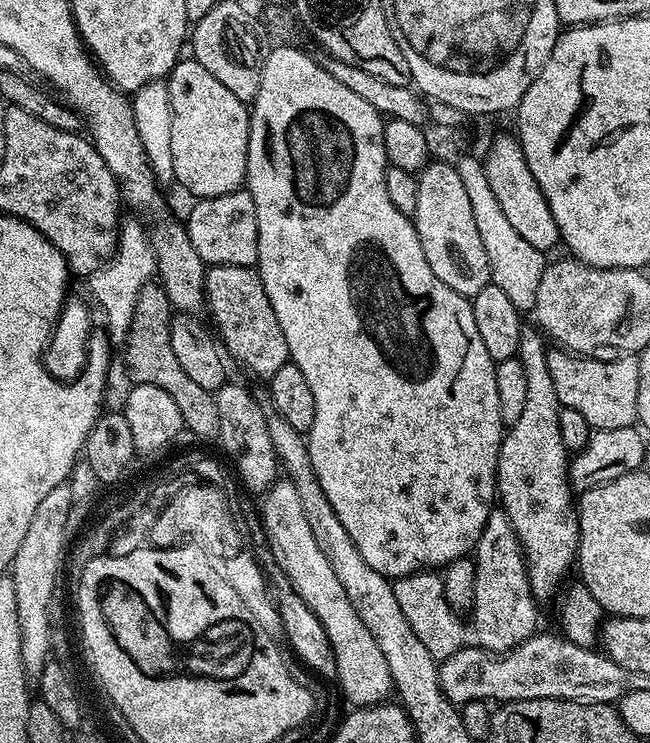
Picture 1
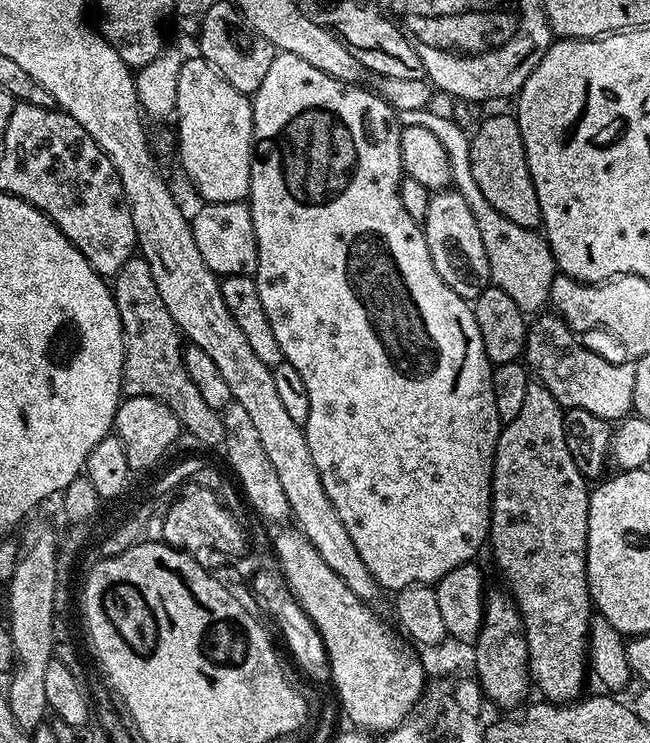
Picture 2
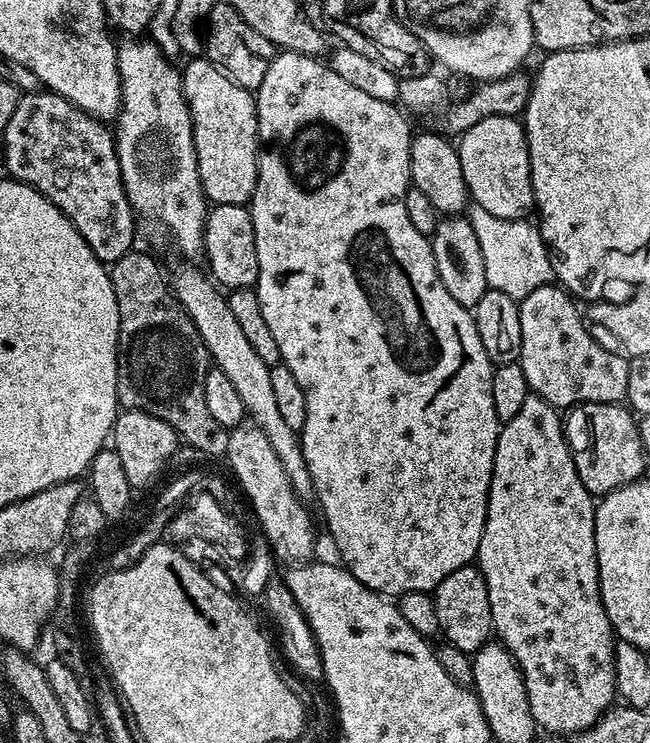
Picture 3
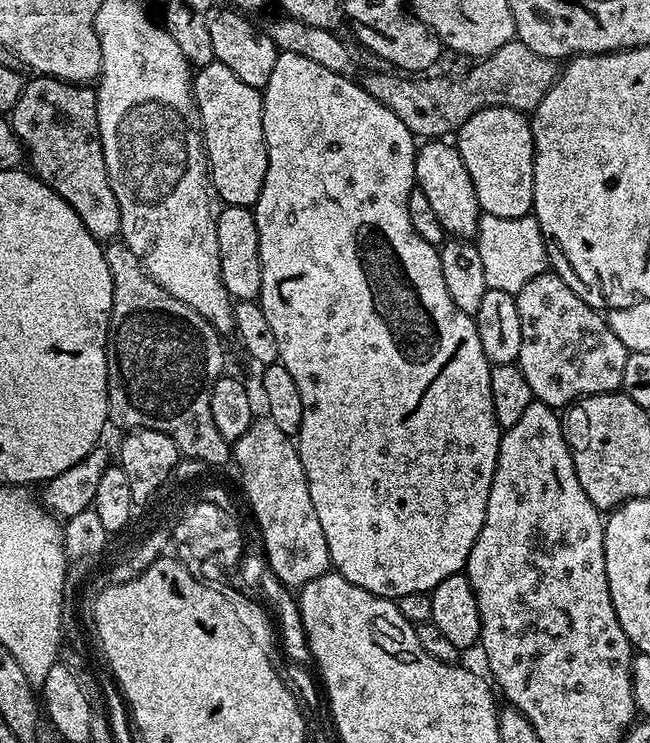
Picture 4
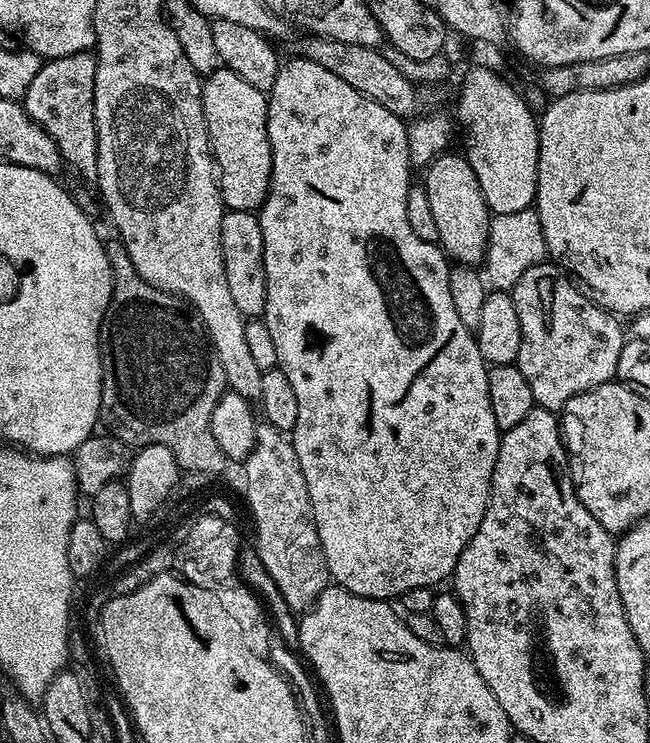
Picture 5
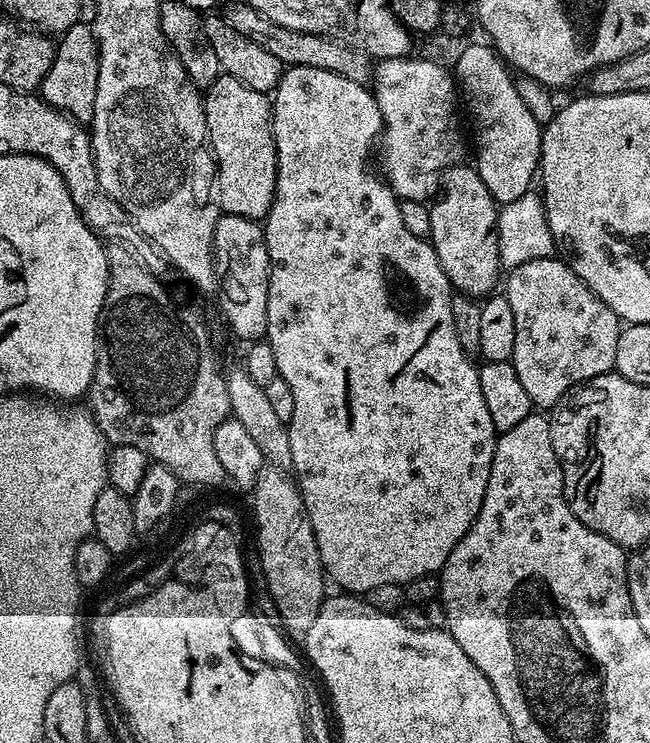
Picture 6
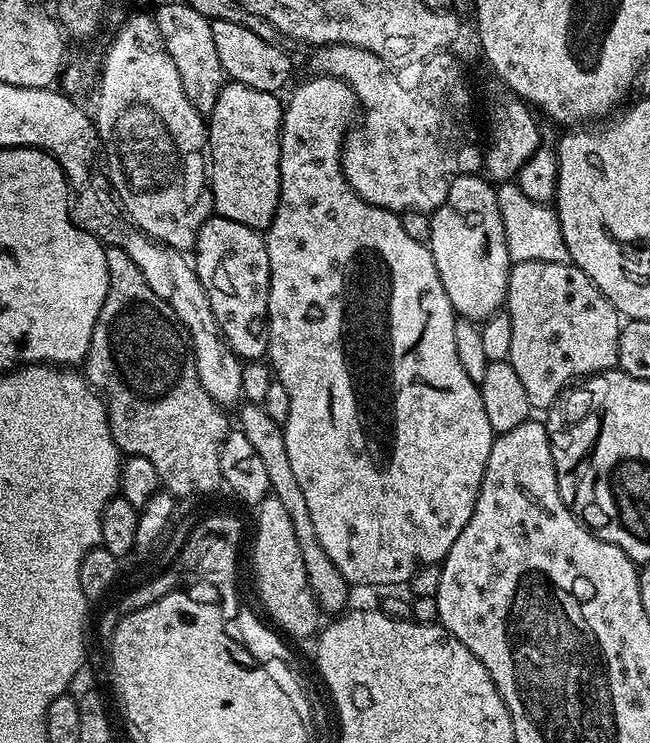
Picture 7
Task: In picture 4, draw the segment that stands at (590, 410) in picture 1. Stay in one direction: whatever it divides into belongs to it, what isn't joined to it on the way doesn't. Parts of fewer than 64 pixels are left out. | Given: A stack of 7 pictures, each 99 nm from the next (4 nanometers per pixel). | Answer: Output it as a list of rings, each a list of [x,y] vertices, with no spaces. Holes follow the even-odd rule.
[[[549,270],[530,278],[515,295],[522,322],[522,350],[518,361],[533,397],[557,410],[585,396],[617,391],[624,383],[629,350],[618,342],[607,319],[599,316],[566,281]]]

